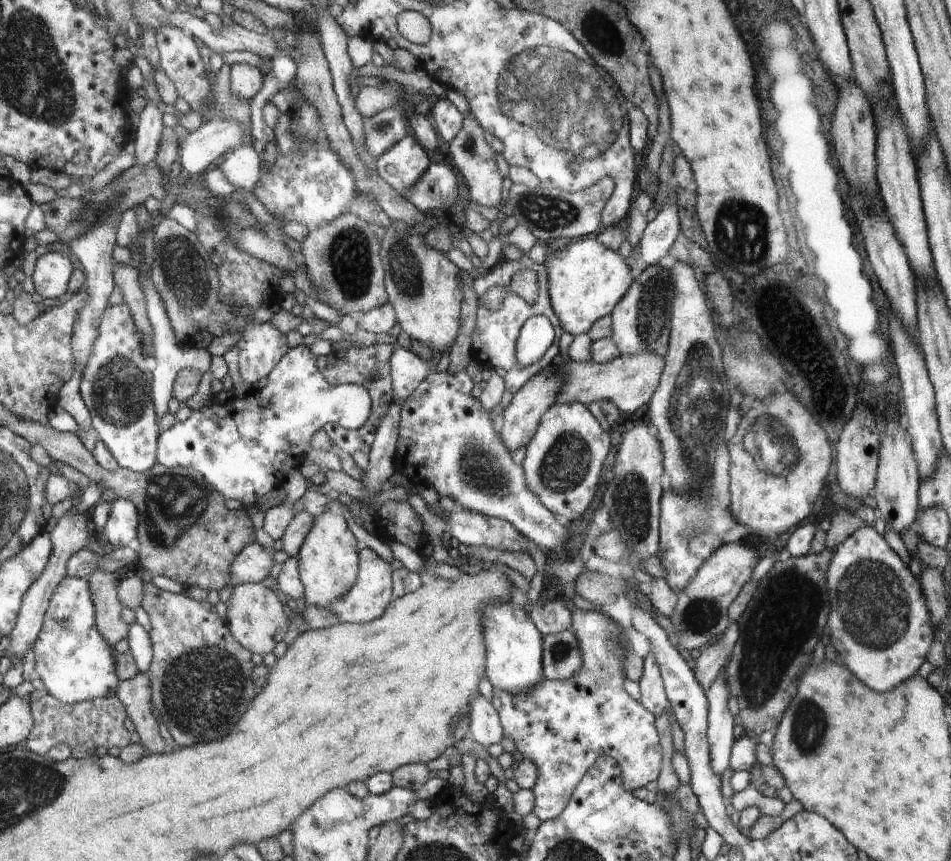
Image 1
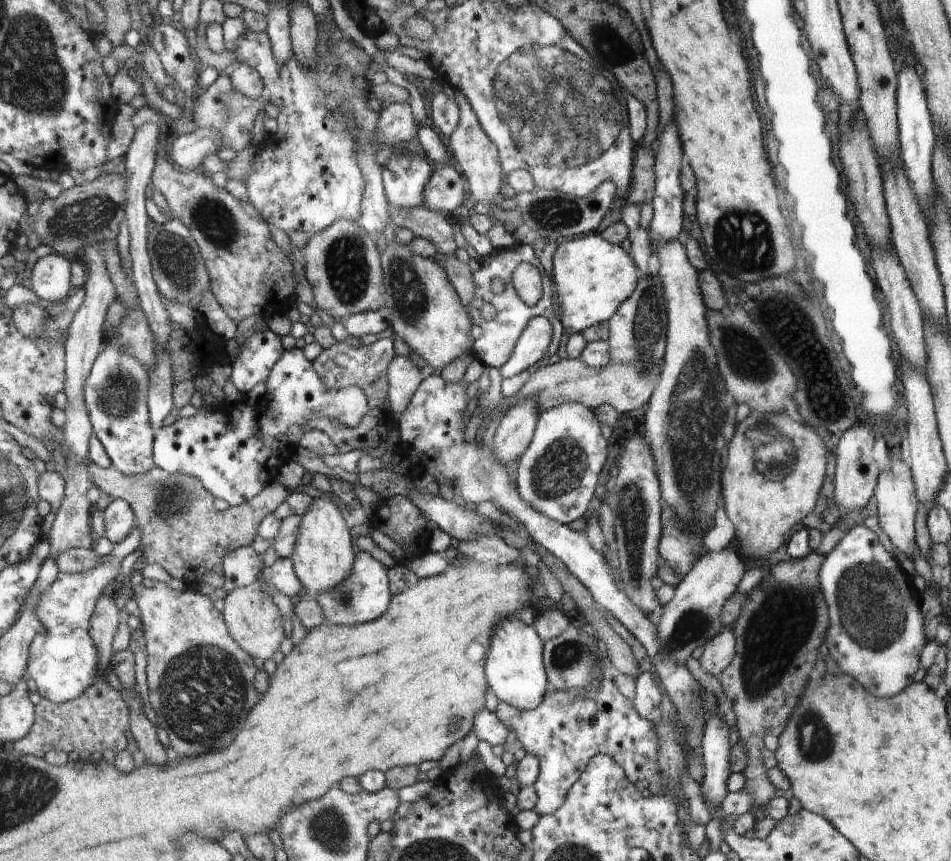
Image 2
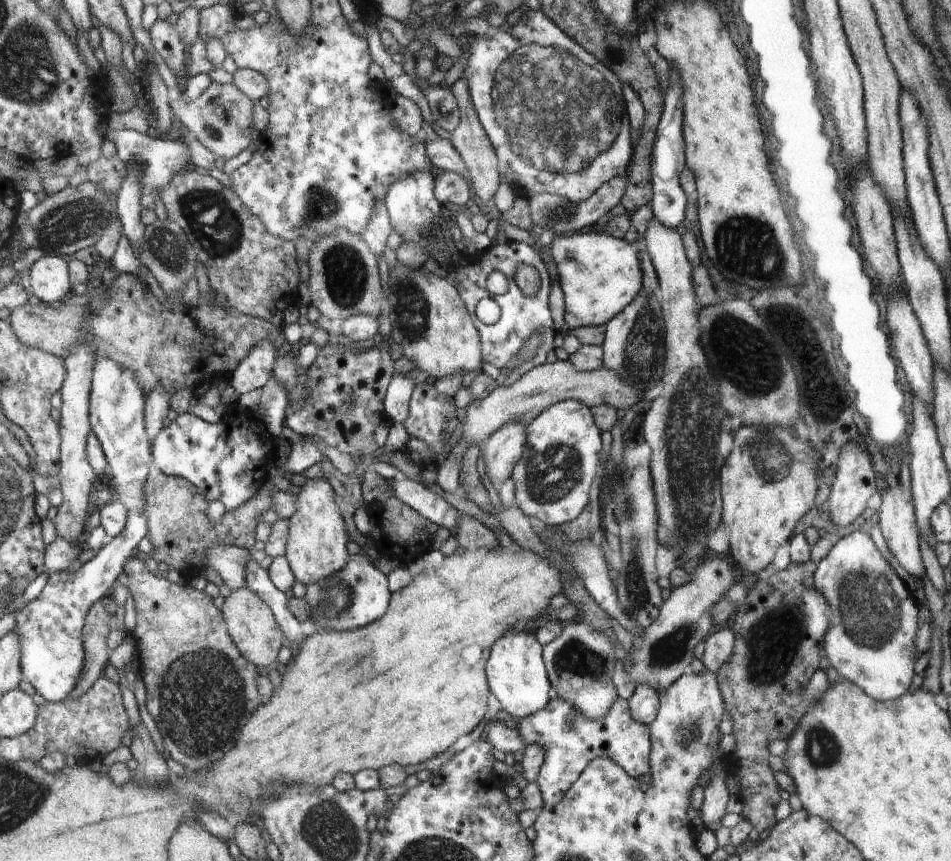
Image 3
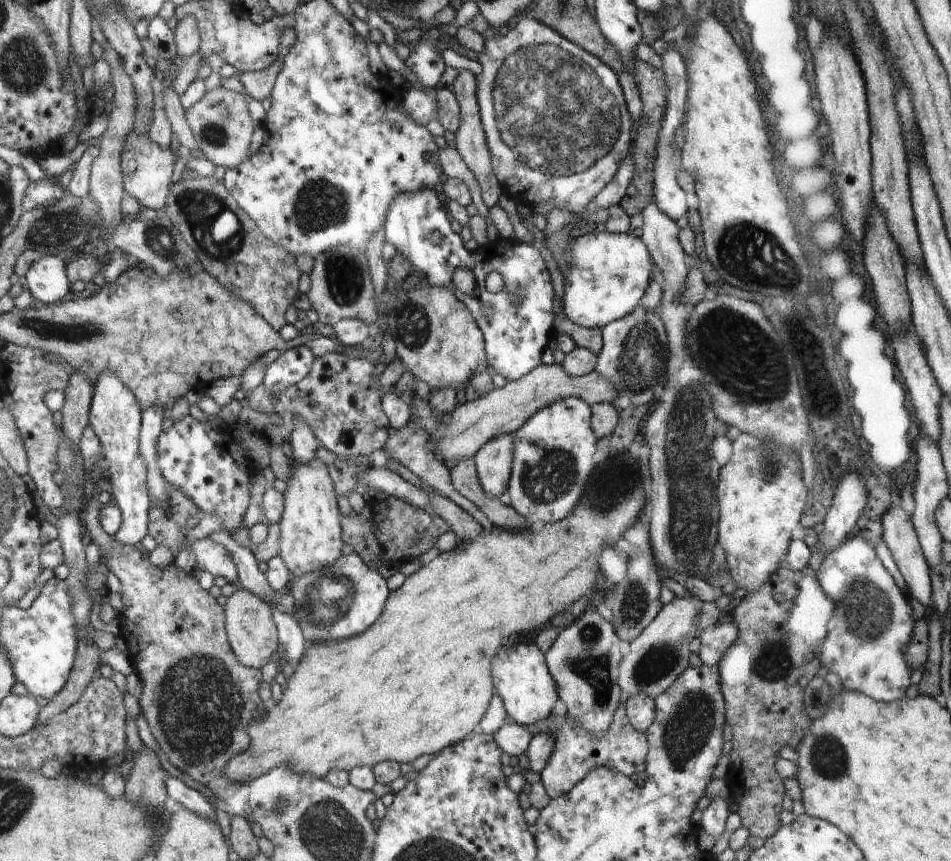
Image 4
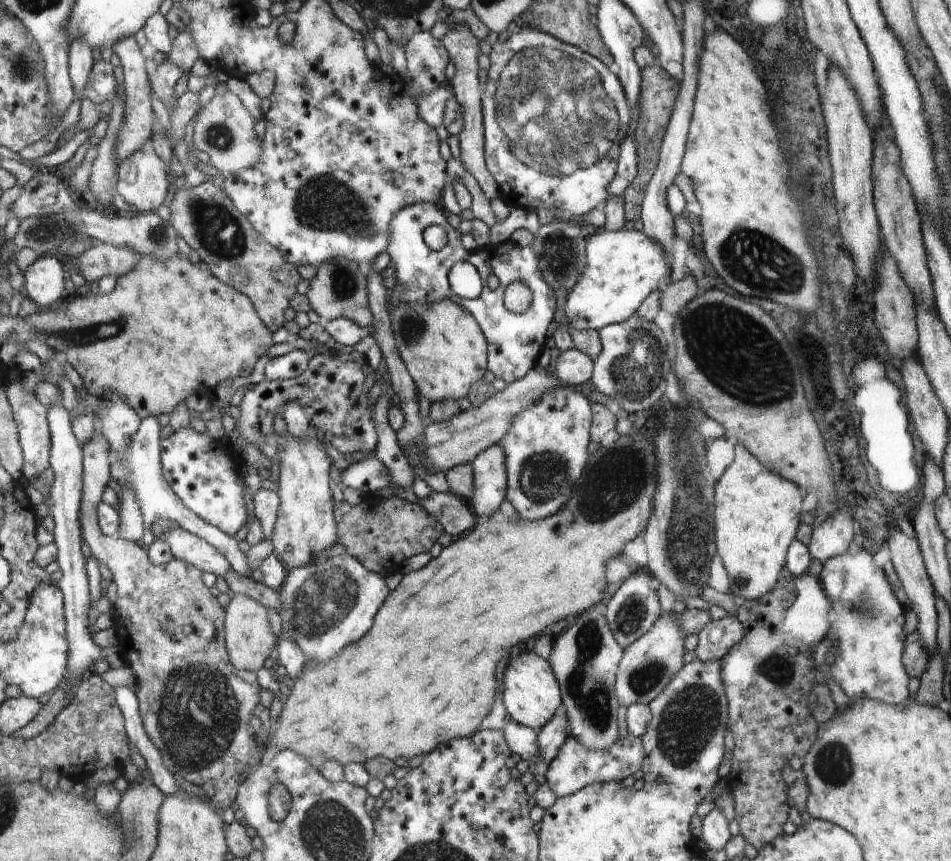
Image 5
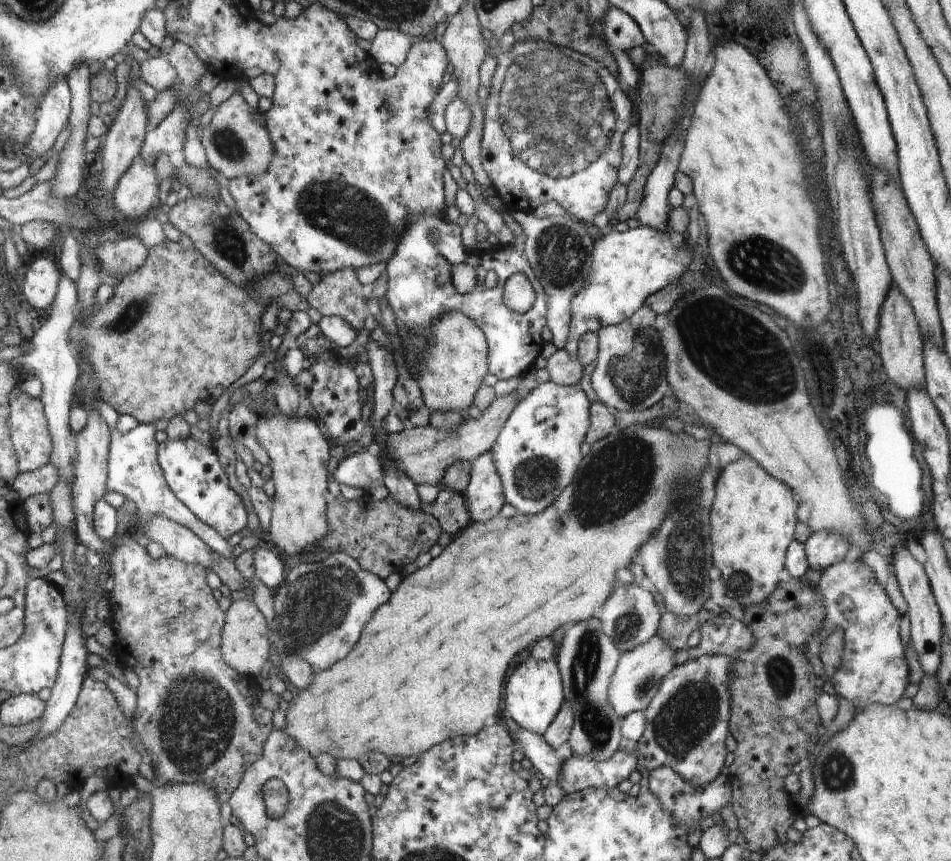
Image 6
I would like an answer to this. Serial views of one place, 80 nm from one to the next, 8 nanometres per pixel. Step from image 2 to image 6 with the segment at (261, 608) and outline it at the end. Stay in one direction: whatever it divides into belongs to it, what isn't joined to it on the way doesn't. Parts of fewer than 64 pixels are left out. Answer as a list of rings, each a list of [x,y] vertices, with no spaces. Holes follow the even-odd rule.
[[[241,598],[231,602],[227,612],[227,621],[222,632],[222,654],[228,664],[240,674],[255,679],[260,675],[262,666],[268,660],[268,626],[252,598]]]

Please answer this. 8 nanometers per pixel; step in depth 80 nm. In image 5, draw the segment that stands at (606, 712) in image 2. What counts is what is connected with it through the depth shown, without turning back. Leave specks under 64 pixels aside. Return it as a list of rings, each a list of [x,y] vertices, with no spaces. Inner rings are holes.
[[[630,732],[624,738],[618,737],[618,740],[612,744],[608,751],[589,750],[582,743],[579,743],[577,738],[569,734],[560,747],[556,758],[543,773],[545,782],[557,797],[567,797],[588,785],[603,784],[604,782],[612,782],[612,780],[620,782],[643,766],[644,749],[641,737],[634,736]]]

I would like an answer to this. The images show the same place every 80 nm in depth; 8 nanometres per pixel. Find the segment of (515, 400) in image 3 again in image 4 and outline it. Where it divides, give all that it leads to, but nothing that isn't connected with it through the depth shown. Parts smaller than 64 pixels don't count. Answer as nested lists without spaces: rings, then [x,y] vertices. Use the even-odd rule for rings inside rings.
[[[540,363],[522,378],[508,381],[504,387],[493,389],[485,396],[456,406],[452,410],[450,424],[443,426],[443,422],[441,422],[439,430],[432,435],[432,439],[440,437],[439,447],[434,454],[441,453],[444,464],[454,459],[458,462],[461,458],[474,456],[492,438],[501,434],[514,433],[531,416],[553,402],[568,397],[578,397],[585,403],[594,406],[598,403],[611,403],[618,396],[616,387],[595,370],[577,377],[568,374],[561,364]]]

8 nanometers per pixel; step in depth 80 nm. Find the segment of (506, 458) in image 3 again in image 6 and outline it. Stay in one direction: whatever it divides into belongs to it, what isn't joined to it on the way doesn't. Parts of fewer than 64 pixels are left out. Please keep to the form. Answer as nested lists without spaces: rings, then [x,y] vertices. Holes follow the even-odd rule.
[[[488,451],[471,462],[469,483],[464,492],[472,521],[490,521],[504,506],[501,476],[493,454]]]

